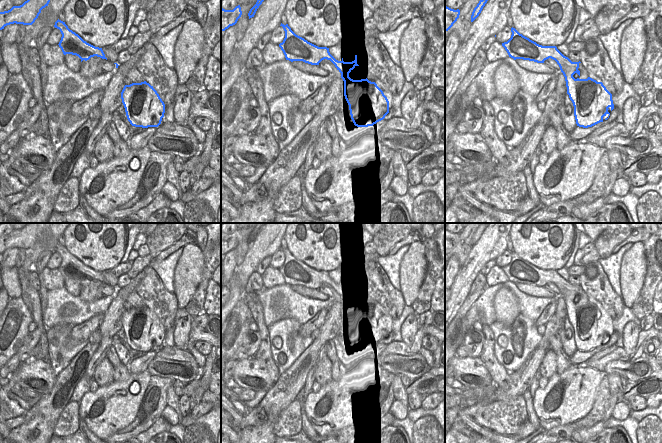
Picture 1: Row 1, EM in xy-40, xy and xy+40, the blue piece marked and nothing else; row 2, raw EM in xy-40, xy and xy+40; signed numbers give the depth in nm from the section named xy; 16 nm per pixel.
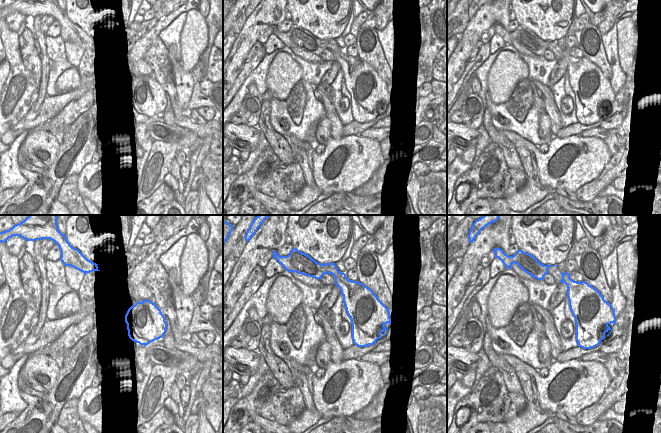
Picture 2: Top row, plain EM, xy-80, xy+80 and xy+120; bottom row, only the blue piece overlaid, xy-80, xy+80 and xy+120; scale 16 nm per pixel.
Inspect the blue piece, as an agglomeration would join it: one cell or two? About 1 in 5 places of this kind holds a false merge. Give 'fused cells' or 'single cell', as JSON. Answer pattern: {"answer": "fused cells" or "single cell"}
{"answer": "fused cells"}

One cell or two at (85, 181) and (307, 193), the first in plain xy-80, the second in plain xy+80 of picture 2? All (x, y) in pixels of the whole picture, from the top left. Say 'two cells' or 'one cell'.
two cells

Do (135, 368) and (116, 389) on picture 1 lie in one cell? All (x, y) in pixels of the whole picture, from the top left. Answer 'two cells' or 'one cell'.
two cells

